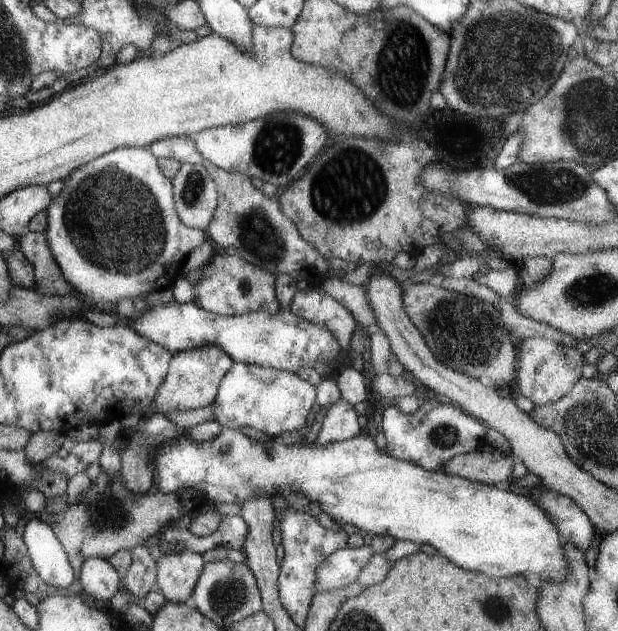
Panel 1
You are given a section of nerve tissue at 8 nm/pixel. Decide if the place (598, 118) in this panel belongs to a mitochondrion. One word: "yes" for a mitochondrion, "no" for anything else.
yes

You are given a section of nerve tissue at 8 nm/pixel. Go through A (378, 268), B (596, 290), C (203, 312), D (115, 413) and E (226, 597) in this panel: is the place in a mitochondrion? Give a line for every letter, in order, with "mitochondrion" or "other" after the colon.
A: other
B: mitochondrion
C: other
D: other
E: mitochondrion

